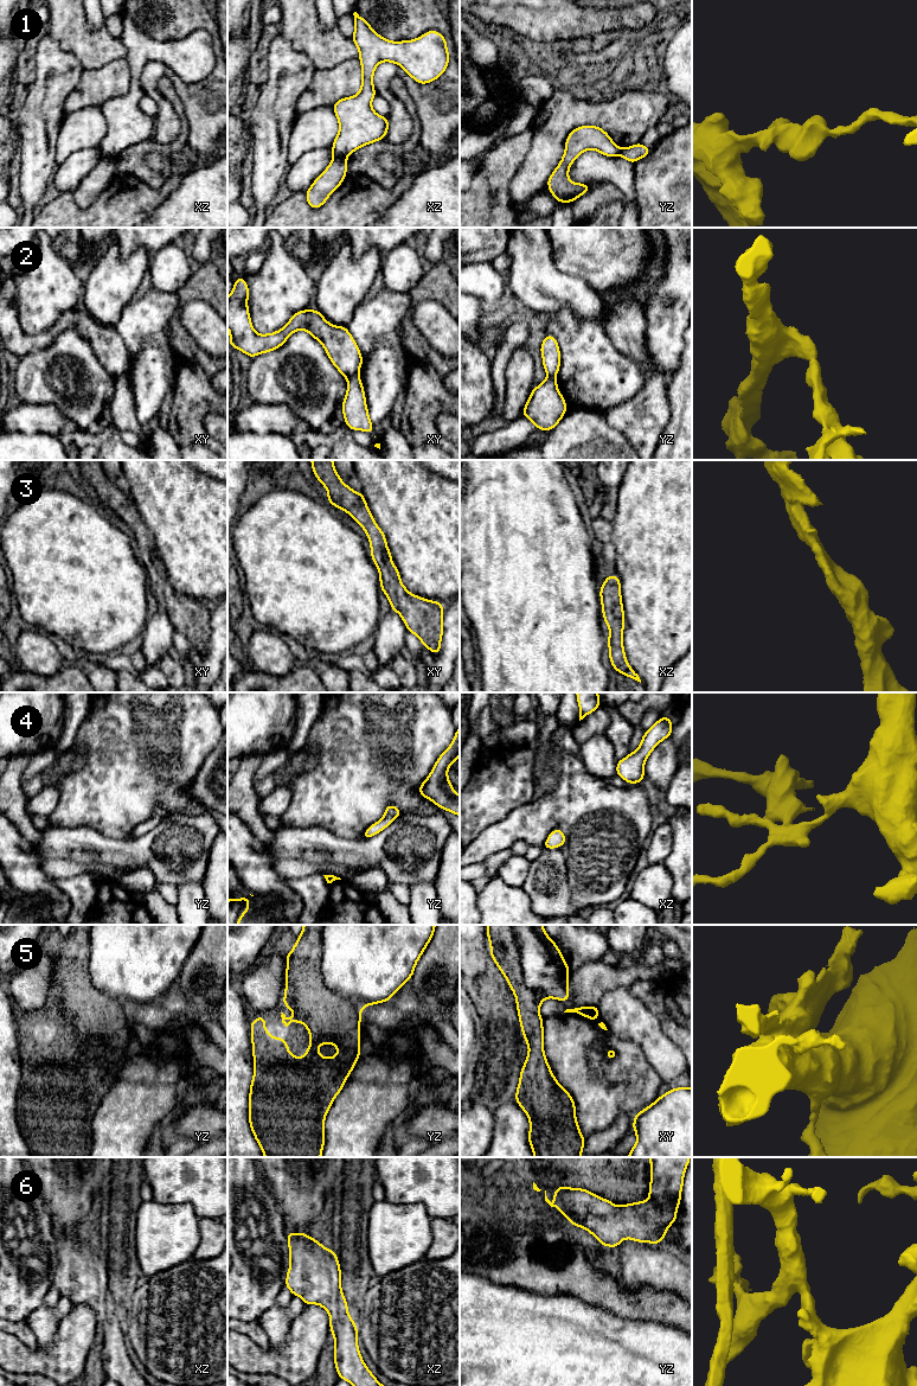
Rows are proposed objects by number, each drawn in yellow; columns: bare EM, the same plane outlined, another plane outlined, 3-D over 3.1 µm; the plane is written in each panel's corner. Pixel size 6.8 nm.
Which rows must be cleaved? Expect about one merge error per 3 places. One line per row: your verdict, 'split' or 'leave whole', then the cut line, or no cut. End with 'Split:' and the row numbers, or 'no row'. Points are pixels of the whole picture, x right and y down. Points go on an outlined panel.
1: split; cut in xz along (334, 154), (345, 157)
2: split; cut in xy along (357, 374), (347, 378)
3: leave whole; no cut
4: leave whole; no cut
5: split; cut in yz along (322, 925), (322, 979), (329, 988), (356, 1002), (361, 1008)
6: leave whole; no cut
Split: 1, 2, 5

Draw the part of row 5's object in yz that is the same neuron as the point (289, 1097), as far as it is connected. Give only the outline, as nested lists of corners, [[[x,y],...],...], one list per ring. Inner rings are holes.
[[[303,925],[301,934],[297,937],[297,940],[293,950],[286,956],[287,959],[287,970],[286,970],[286,989],[283,997],[283,1005],[294,1011],[293,1018],[287,1018],[283,1013],[281,1013],[282,1023],[288,1027],[293,1022],[302,1023],[307,1027],[307,1030],[310,1035],[310,1043],[307,1048],[307,1053],[302,1058],[295,1058],[288,1048],[287,1041],[284,1037],[274,1037],[265,1029],[265,1017],[258,1016],[250,1023],[251,1029],[251,1042],[252,1042],[252,1055],[254,1055],[254,1078],[250,1084],[250,1094],[249,1094],[249,1124],[250,1129],[254,1132],[254,1137],[257,1141],[259,1148],[262,1149],[264,1157],[321,1157],[323,1147],[325,1147],[325,1118],[329,1111],[335,1097],[341,1092],[348,1075],[354,1068],[354,1065],[359,1056],[363,1054],[358,1047],[360,1046],[360,1021],[361,1021],[361,1007],[350,999],[344,998],[334,990],[329,989],[323,981],[321,971],[321,958],[322,958],[322,928],[323,925]],[[321,1045],[335,1045],[338,1048],[338,1054],[332,1058],[323,1058],[318,1053],[318,1048]]]

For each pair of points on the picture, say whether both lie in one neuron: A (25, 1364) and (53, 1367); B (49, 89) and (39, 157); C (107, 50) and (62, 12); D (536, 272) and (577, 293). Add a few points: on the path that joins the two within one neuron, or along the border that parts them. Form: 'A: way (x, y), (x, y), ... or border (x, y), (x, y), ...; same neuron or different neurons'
A: way (32, 1364), (46, 1364); same neuron
B: way (45, 106), (39, 120), (39, 140); same neuron
C: way (96, 46), (72, 23); same neuron
D: way (546, 282), (553, 289), (566, 291); same neuron

